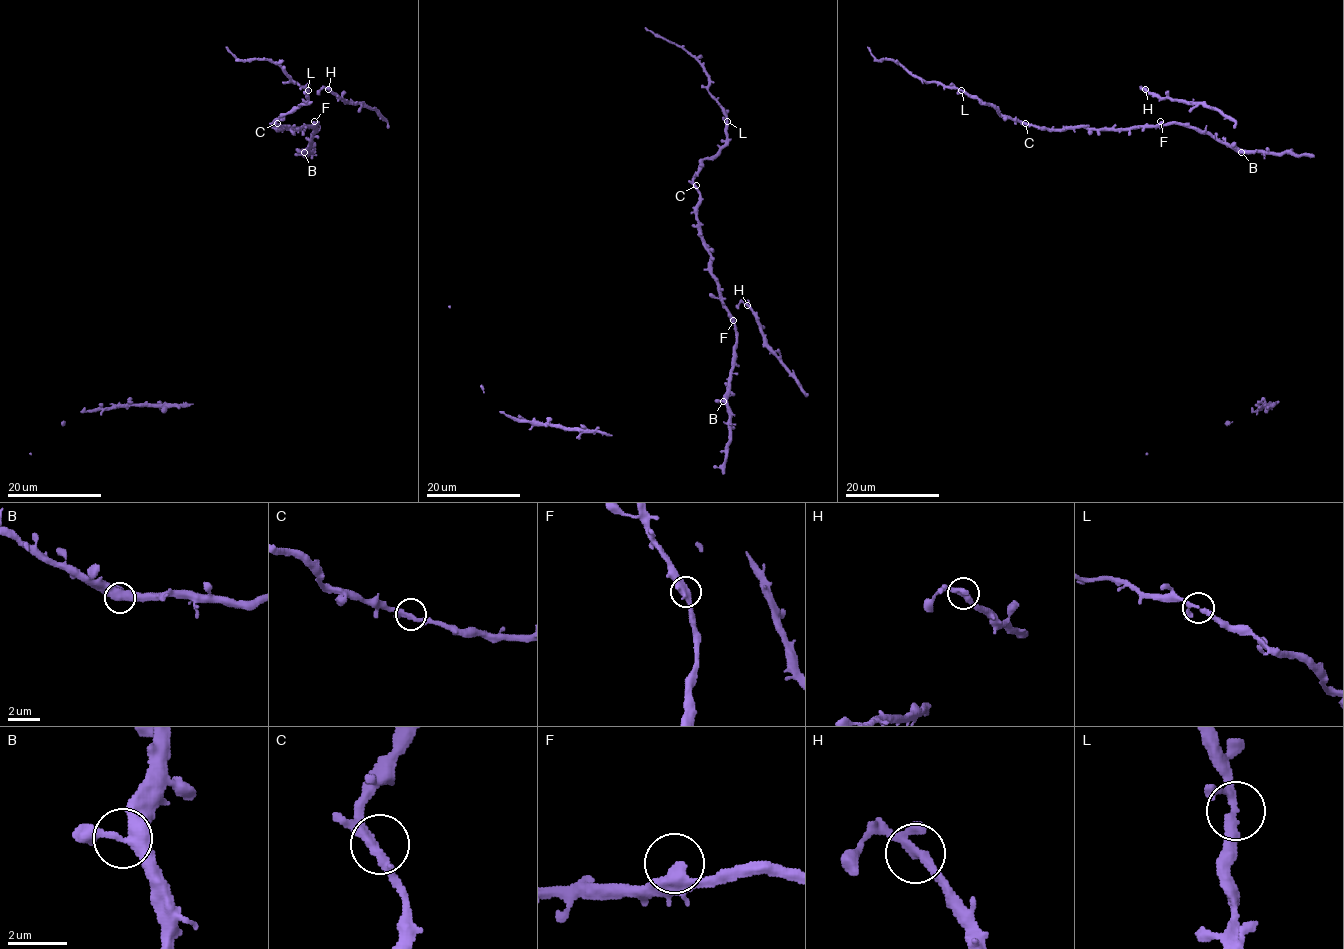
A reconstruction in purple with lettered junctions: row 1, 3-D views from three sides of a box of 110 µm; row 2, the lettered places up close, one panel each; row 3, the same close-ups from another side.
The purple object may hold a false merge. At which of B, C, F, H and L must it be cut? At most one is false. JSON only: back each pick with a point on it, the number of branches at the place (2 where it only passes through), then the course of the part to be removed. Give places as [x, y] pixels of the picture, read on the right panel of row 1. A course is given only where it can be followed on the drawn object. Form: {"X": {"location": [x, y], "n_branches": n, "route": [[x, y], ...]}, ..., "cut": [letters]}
{"cut": []}

